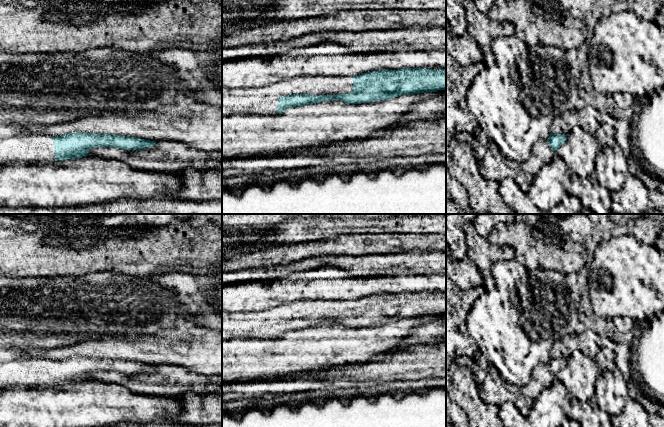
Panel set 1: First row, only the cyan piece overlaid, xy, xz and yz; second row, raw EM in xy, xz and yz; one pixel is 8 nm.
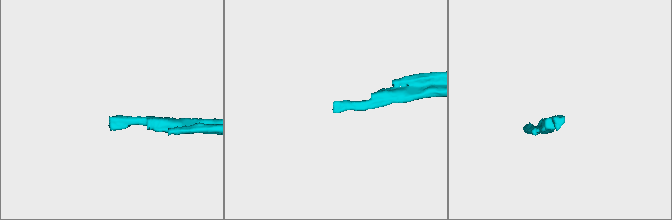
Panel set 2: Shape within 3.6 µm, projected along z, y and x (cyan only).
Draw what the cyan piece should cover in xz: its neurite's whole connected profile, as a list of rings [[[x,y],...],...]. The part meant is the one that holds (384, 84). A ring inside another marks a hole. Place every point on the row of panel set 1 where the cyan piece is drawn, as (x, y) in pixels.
[[[382,69],[353,77],[295,77],[258,88],[222,88],[222,116],[235,113],[274,115],[280,114],[288,108],[322,101],[340,100],[345,104],[361,104],[392,99],[406,94],[415,95],[445,89],[446,69]]]

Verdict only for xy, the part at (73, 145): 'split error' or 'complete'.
split error

